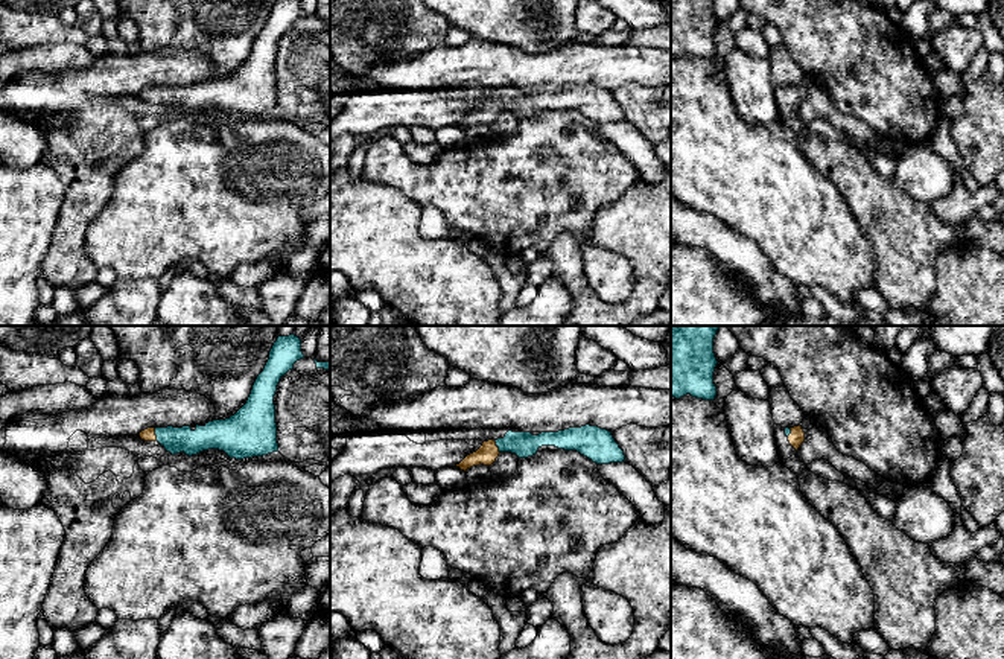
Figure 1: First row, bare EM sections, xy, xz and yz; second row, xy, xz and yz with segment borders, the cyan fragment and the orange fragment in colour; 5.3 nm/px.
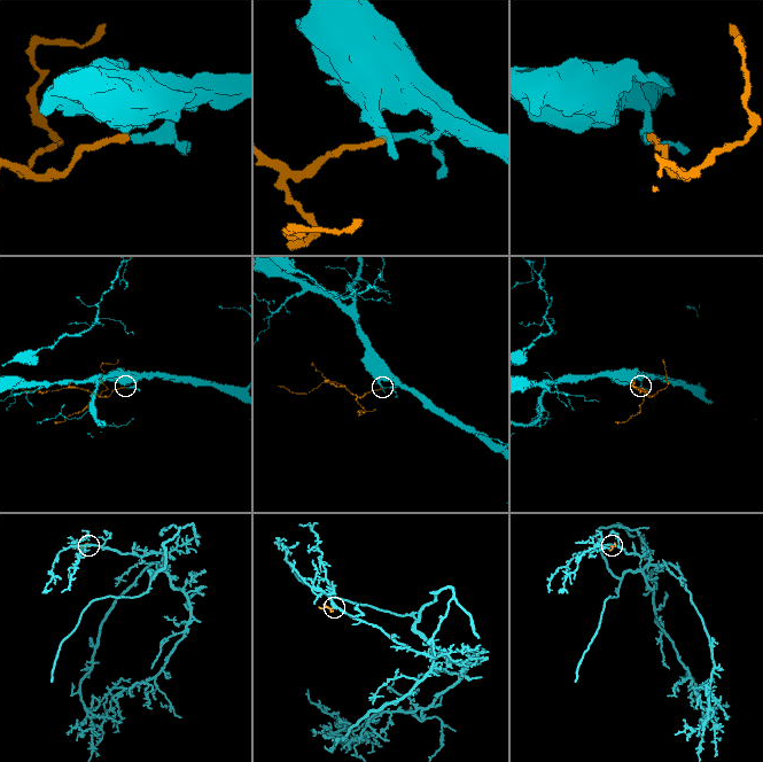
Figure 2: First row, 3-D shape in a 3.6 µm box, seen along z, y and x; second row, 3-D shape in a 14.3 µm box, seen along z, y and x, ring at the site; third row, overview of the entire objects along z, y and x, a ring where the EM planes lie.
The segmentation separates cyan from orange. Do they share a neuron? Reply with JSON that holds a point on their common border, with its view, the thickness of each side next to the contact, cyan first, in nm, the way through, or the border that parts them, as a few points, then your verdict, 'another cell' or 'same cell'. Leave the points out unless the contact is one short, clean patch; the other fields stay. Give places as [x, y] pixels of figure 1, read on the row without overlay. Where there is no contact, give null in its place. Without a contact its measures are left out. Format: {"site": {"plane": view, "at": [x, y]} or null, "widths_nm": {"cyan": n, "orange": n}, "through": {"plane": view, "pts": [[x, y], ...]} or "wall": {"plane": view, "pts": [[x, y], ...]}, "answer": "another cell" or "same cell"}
{"site": {"plane": "xy", "at": [155, 93]}, "widths_nm": {"cyan": 140, "orange": 70}, "through": {"plane": "xy", "pts": [[175, 99], [155, 93], [148, 93]]}, "answer": "same cell"}

